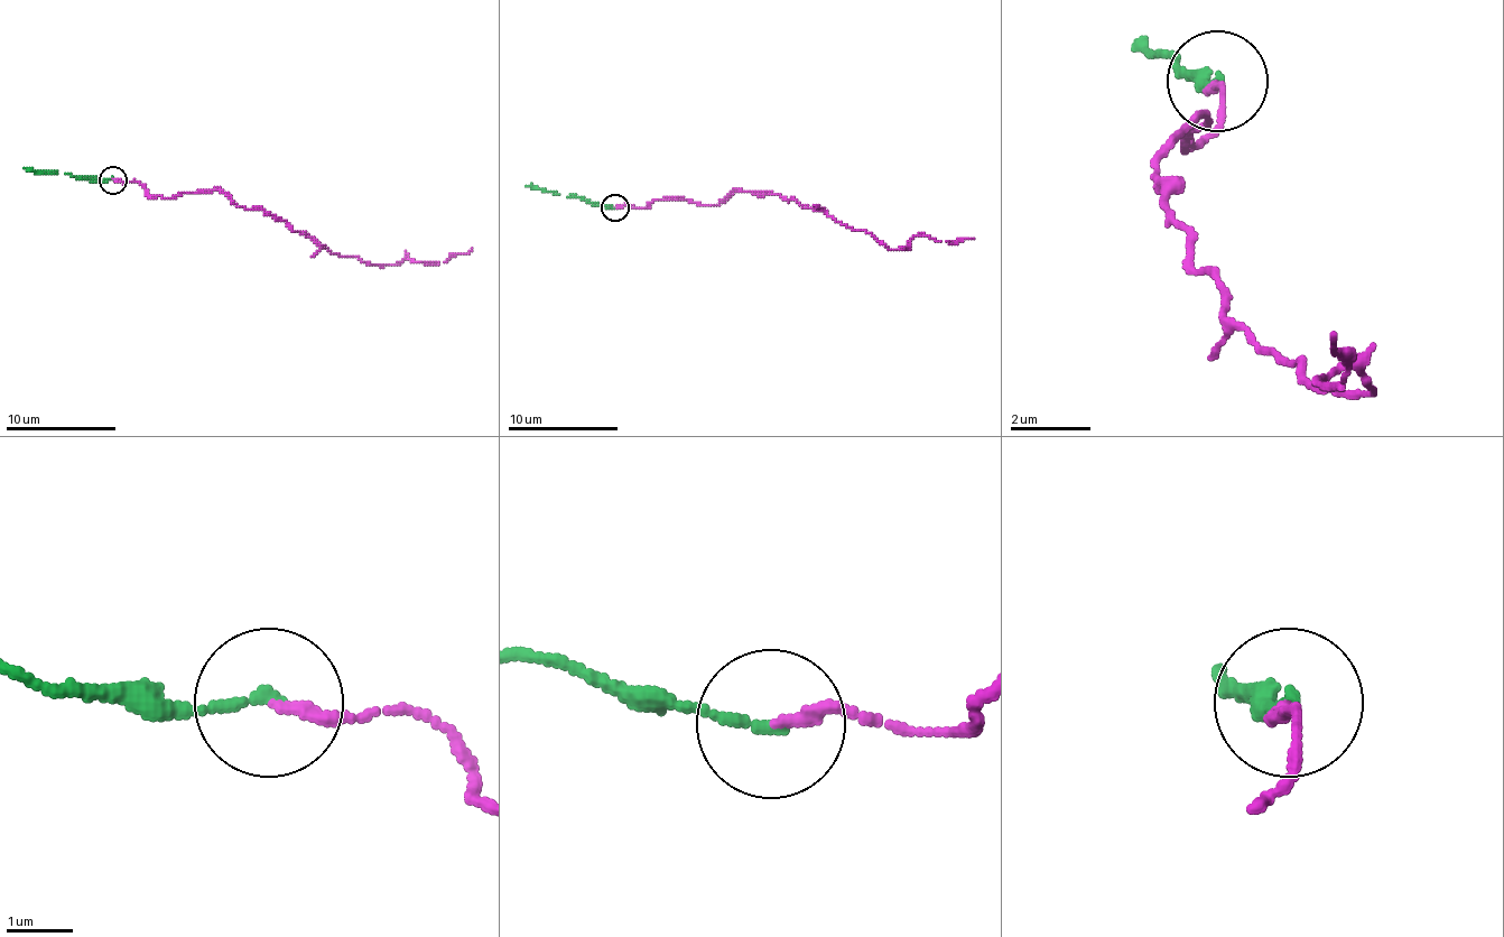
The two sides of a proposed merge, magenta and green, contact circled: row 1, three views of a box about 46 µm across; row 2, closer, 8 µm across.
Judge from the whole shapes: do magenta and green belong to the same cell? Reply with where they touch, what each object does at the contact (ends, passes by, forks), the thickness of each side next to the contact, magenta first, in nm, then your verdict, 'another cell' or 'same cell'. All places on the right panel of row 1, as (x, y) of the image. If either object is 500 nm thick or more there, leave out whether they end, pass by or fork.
(1217, 81) | magenta ends | green ends | 160/170 nm | same cell

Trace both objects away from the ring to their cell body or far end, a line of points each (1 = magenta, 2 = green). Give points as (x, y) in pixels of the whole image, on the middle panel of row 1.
1: (614, 207), (667, 200), (720, 205), (741, 192), (772, 192), (822, 207), (891, 250), (916, 235), (974, 239)
2: (614, 207), (526, 186)

